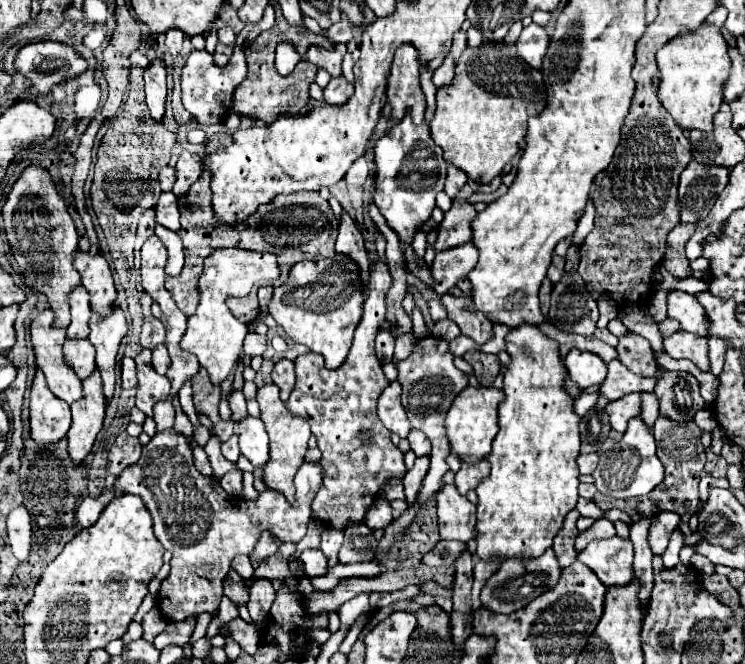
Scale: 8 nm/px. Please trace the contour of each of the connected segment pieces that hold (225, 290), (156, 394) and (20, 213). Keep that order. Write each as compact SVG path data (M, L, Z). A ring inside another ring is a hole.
M216 250L204 260L204 272L198 280L198 308L196 314L188 316L188 330L182 338L184 350L192 352L200 366L210 372L212 382L220 384L228 378L228 374L234 370L240 354L242 354L242 342L248 334L248 326L238 322L232 312L226 306L226 298L230 296L232 289L241 290L241 297L250 293L254 282L258 280L276 280L280 276L280 264L274 254L268 252L248 252L248 250Z
M142 350L134 360L136 360L136 368L138 368L136 407L147 417L151 417L154 405L160 400L166 400L170 394L168 378L156 374L156 370L152 368L150 350Z
M28 166L22 172L2 208L2 218L8 242L12 246L12 254L26 278L26 284L36 292L48 296L50 308L56 314L56 326L68 326L70 322L68 294L82 284L80 274L72 266L72 258L78 248L78 232L48 170Z

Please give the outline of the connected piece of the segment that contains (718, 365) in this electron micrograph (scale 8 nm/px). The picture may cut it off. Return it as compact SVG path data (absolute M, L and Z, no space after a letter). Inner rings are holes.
M710 336L708 338L710 342L710 364L712 364L712 374L720 374L722 372L722 366L724 366L724 354L728 350L728 342L724 338L716 338L716 336Z

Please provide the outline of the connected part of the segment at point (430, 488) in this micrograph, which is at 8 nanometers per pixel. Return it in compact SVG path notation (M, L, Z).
M428 336L428 338L420 338L414 344L412 354L398 362L398 382L402 384L402 404L406 408L408 420L414 428L422 430L430 442L432 442L432 454L430 454L430 470L424 478L422 490L420 490L420 498L426 500L432 494L436 494L440 490L440 482L442 476L448 472L448 464L446 464L446 456L450 454L450 442L446 438L446 426L444 426L444 418L448 412L448 406L452 404L452 400L468 386L468 376L464 372L460 372L454 366L454 354L448 348L446 340Z

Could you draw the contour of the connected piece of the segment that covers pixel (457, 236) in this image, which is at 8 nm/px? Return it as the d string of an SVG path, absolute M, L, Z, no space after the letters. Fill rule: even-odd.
M456 198L452 208L444 214L444 220L440 224L440 232L436 238L436 252L460 246L464 242L472 240L472 228L470 222L476 218L476 210L468 200Z

